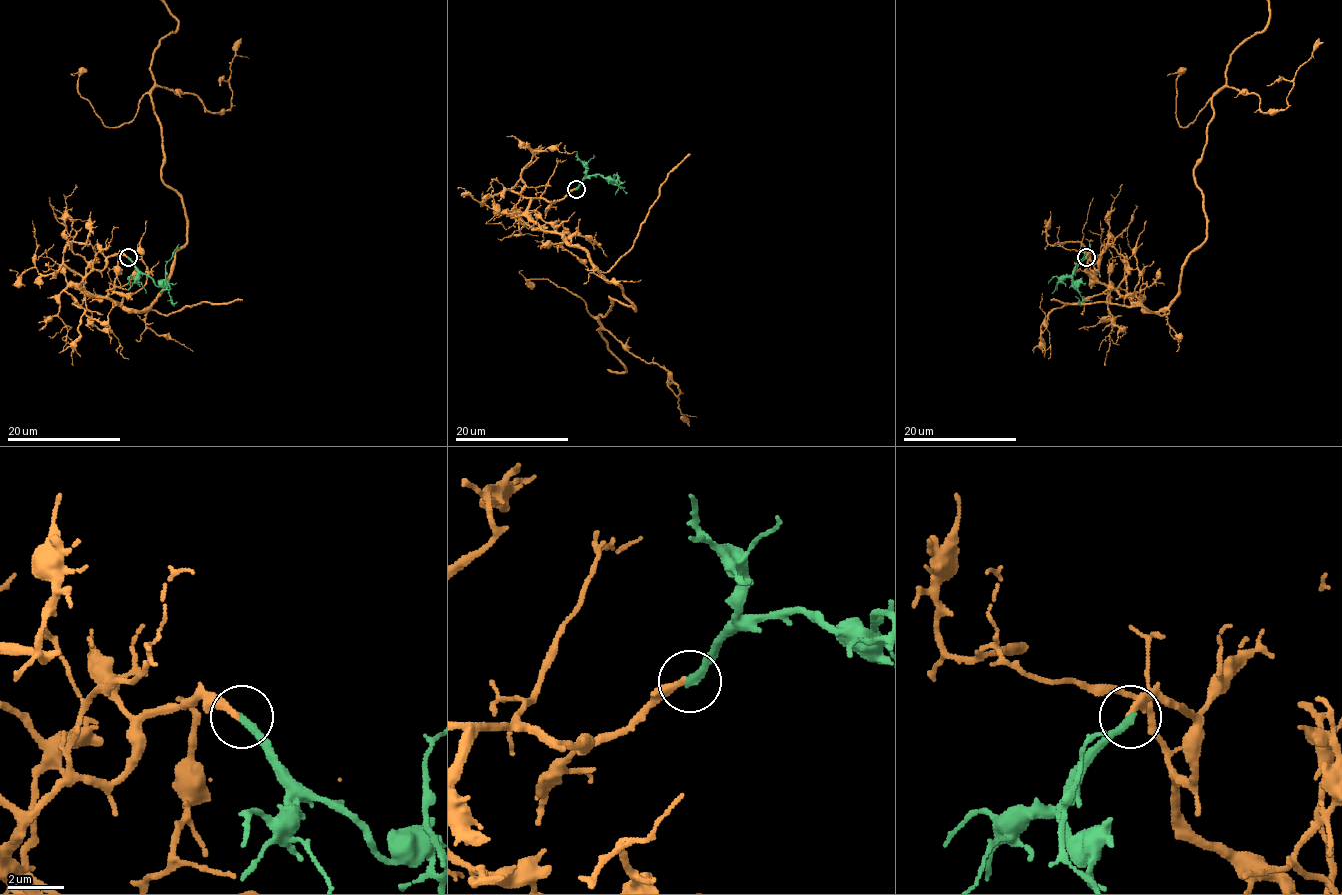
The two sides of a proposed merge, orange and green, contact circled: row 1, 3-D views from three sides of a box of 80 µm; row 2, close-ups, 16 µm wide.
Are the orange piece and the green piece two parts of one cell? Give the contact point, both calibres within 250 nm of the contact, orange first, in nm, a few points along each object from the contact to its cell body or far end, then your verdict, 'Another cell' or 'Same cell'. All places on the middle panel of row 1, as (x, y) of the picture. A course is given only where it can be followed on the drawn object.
Place: (576, 189). Thickness 280 nm (orange) against 320 nm. Course of green: (576, 189), (590, 176), (602, 175), (616, 179), (615, 175), (613, 179), (626, 193). Same cell

